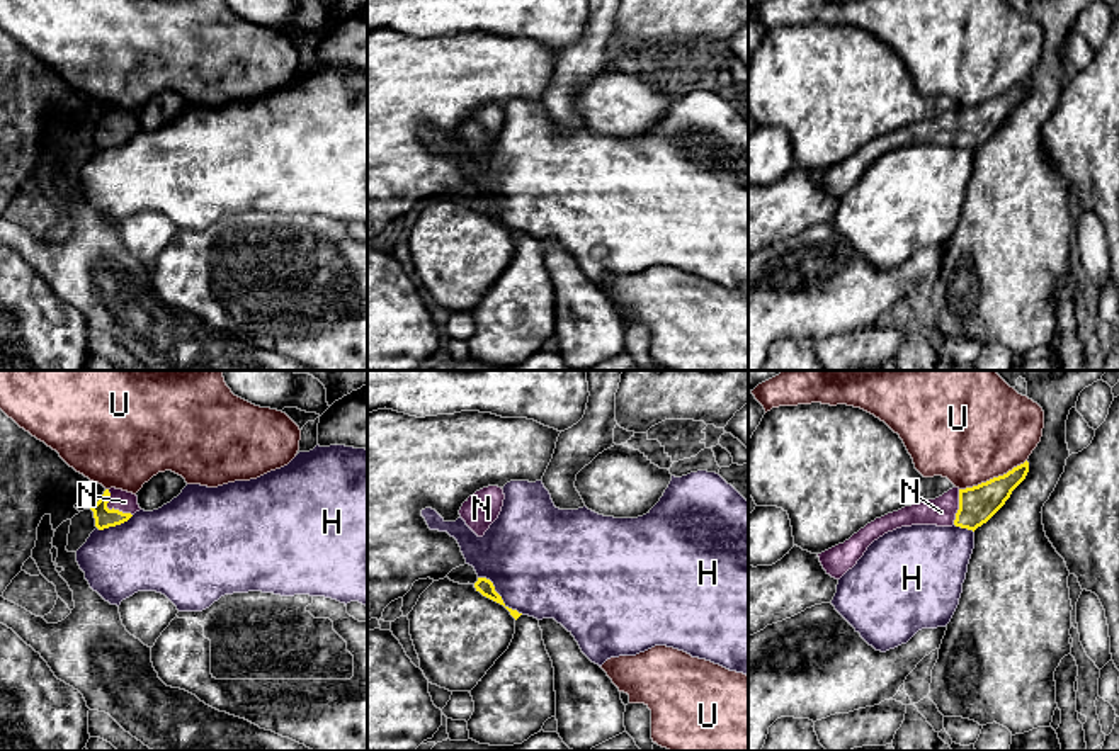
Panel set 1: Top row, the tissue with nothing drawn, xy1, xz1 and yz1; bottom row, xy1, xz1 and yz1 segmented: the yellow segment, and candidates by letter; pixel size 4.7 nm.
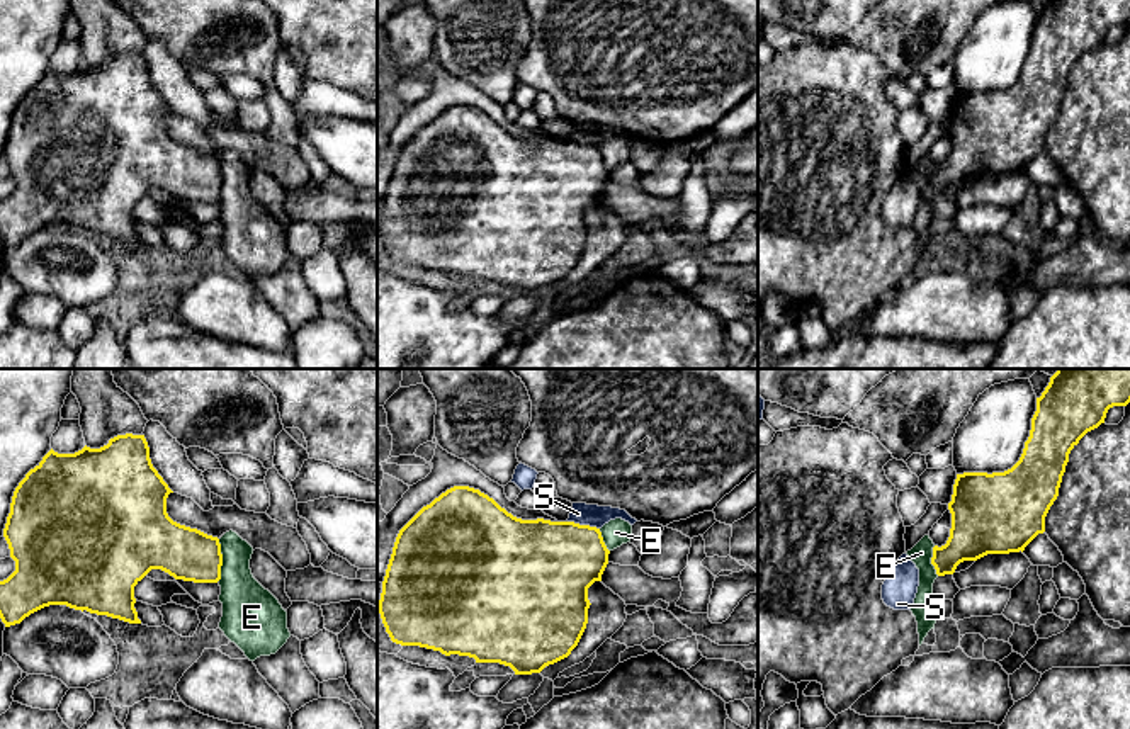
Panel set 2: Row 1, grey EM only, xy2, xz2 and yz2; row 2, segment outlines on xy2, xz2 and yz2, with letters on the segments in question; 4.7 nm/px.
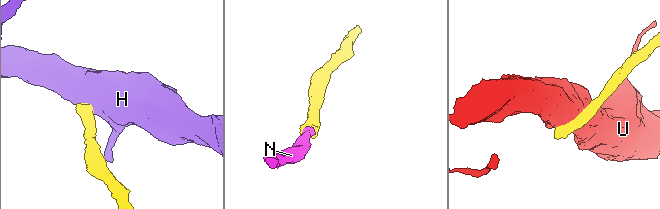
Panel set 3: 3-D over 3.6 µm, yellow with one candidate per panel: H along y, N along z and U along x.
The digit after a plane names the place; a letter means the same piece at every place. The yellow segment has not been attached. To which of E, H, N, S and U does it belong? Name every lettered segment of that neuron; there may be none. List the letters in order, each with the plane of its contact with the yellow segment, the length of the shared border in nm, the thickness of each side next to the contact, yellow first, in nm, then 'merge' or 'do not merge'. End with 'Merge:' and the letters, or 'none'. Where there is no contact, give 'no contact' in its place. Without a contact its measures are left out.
E: contact in xy2; length 200 nm; calibres 240 and 240 nm; do not merge
H: contact in xz1; length 280 nm; calibres 80 and 500 nm; do not merge
N: contact in xy1; length 170 nm; calibres 90 and 100 nm; merge
S: contact in xz2; length 160 nm; calibres 420 and 110 nm; do not merge
U: contact in yz1; length 360 nm; calibres 180 and 480 nm; do not merge
Merge: N

